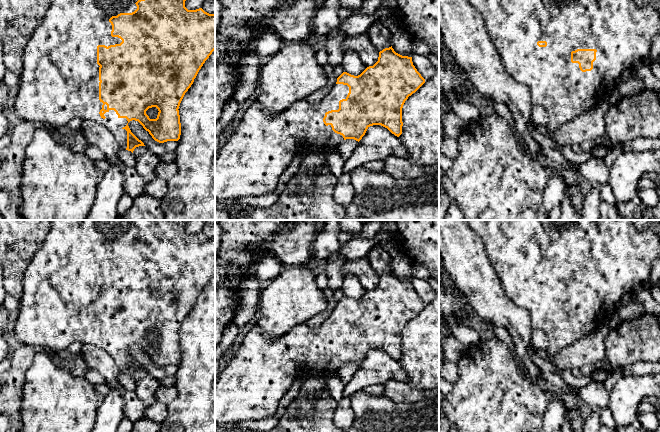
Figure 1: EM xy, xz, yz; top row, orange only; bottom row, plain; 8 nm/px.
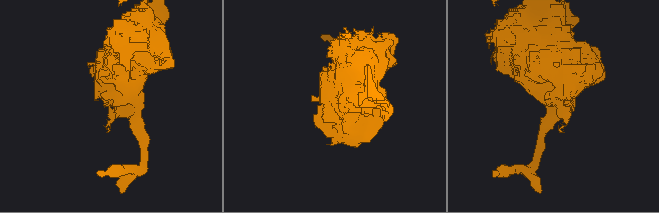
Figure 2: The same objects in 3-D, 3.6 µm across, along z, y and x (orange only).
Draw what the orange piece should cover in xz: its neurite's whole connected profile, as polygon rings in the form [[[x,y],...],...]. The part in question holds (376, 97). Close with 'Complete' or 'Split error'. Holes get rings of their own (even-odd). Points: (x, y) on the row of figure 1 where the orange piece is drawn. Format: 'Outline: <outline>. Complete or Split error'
Outline: [[[391,47],[379,52],[378,61],[367,67],[360,75],[354,76],[343,72],[336,84],[331,87],[324,98],[317,103],[309,103],[307,98],[295,101],[287,109],[276,115],[267,115],[259,101],[254,101],[231,138],[222,145],[215,158],[215,201],[227,204],[239,198],[258,197],[276,190],[278,180],[284,170],[297,157],[303,157],[310,148],[316,147],[327,153],[346,139],[360,141],[367,129],[373,125],[381,125],[399,137],[402,134],[402,108],[405,101],[415,93],[425,79],[417,71],[412,57],[402,56]]]. Split error

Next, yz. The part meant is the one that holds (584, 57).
Outline: [[[468,0],[485,21],[486,31],[495,45],[501,62],[512,78],[526,85],[531,92],[534,106],[543,107],[548,113],[547,128],[554,131],[580,114],[607,100],[617,88],[618,79],[627,69],[644,60],[650,52],[652,39],[660,33],[660,10],[655,3],[639,7],[634,0]]]. Split error

